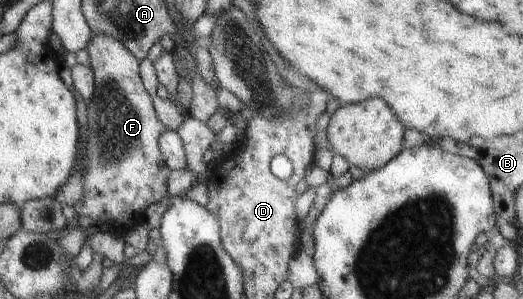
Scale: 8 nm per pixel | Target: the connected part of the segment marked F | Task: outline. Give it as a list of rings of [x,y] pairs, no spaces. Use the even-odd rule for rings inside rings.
[[[93,34],[87,51],[90,54],[89,65],[93,68],[95,84],[93,98],[86,102],[89,128],[86,145],[87,168],[84,175],[86,192],[82,200],[72,204],[72,207],[78,217],[91,217],[100,231],[124,237],[125,232],[135,225],[133,217],[136,212],[145,211],[167,195],[167,178],[171,169],[168,168],[158,144],[158,138],[166,128],[152,106],[152,94],[148,93],[146,84],[140,78],[140,61],[122,42],[103,34]]]

